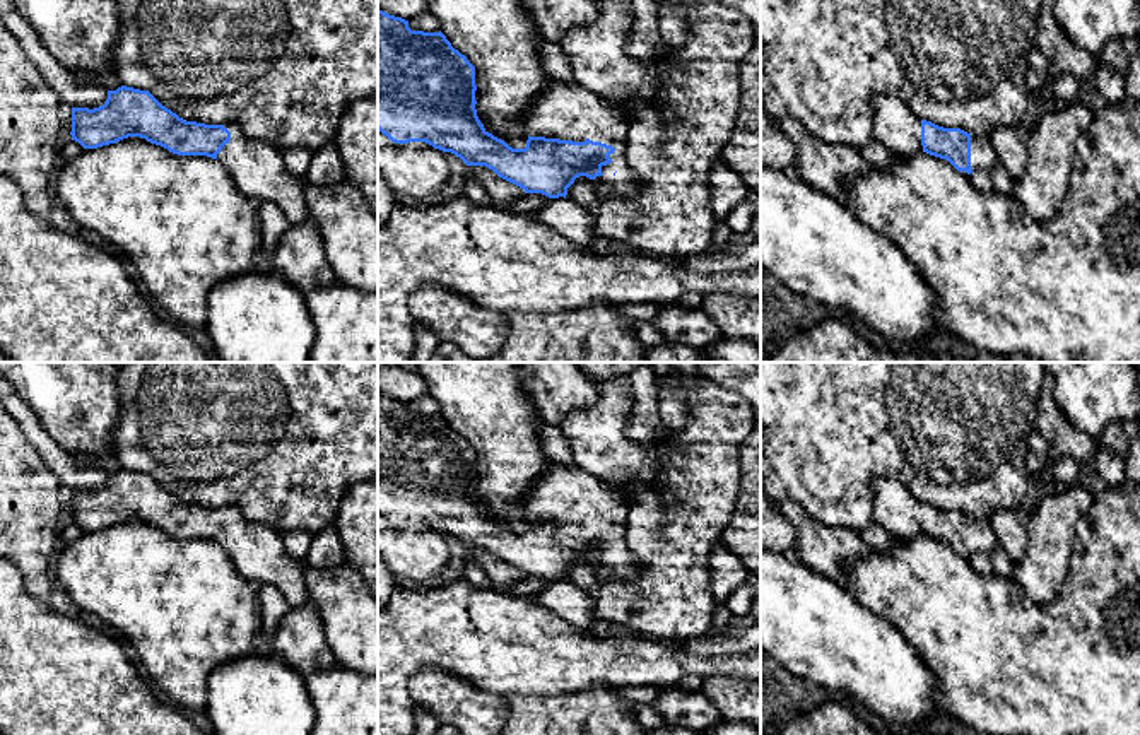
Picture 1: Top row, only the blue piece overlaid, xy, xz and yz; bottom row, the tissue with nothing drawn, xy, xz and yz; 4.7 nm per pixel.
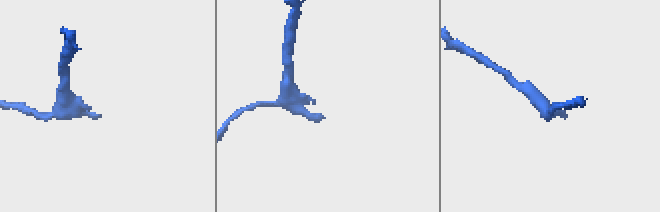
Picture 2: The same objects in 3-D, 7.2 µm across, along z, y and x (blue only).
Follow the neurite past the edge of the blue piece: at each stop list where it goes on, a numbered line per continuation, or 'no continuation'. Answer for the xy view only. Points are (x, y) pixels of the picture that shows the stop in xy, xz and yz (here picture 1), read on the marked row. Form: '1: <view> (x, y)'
1: xy (257, 168)

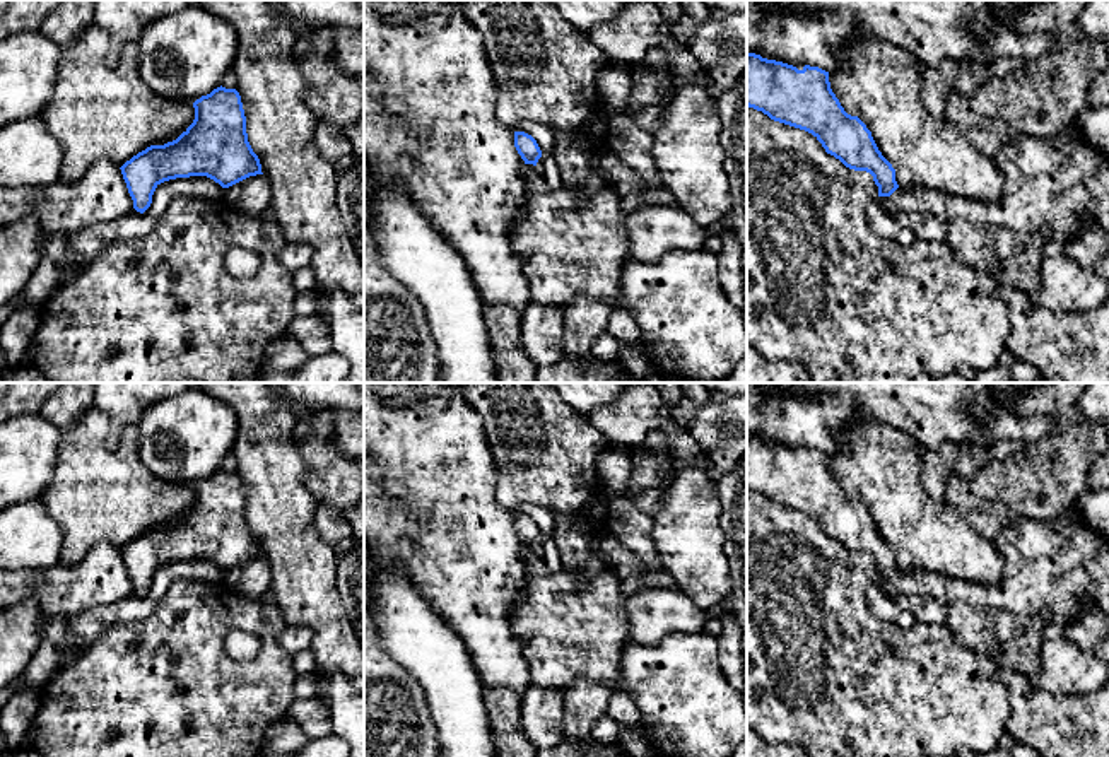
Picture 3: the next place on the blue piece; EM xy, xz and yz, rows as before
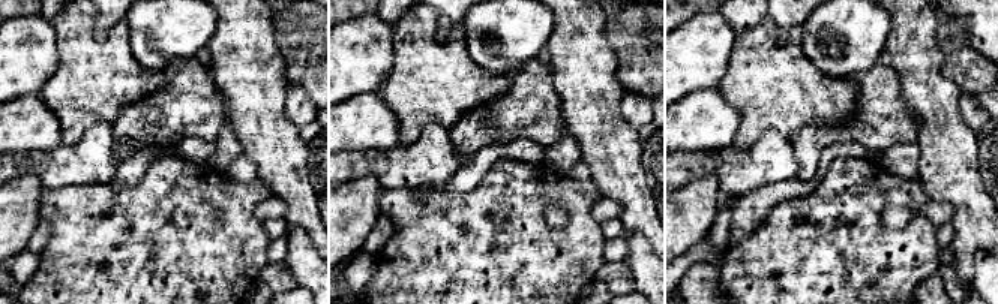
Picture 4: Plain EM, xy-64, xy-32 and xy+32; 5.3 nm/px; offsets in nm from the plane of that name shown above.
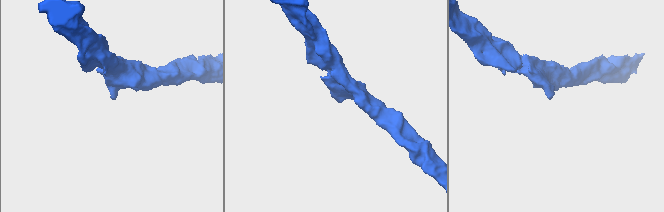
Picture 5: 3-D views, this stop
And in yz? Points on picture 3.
no continuation

